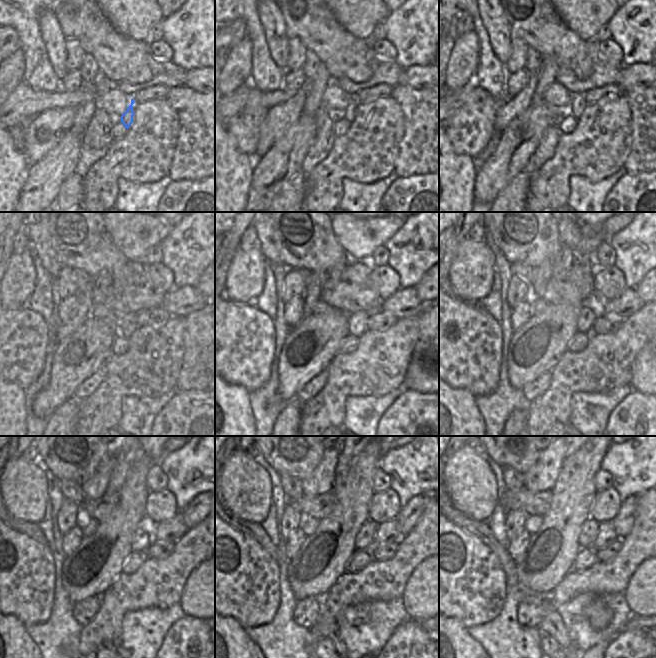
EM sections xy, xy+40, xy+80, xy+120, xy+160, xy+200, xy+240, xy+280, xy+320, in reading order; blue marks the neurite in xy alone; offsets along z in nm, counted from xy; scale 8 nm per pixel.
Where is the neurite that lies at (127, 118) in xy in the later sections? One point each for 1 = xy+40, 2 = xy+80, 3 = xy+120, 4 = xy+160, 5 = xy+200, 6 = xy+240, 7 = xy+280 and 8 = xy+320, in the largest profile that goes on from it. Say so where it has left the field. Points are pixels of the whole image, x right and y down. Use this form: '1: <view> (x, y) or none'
1: xy+40 (350, 112)
2: xy+80 (578, 104)
3: xy+120 (126, 322)
4: xy+160 (357, 321)
5: xy+200 (589, 313)
6: xy+240 (143, 536)
7: xy+280 (365, 539)
8: xy+320 (589, 530)

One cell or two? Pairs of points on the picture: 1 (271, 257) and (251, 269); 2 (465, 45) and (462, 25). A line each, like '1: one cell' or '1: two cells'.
1: two cells
2: two cells

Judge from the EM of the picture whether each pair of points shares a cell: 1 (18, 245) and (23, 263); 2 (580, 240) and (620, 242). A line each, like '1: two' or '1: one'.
1: two
2: two

